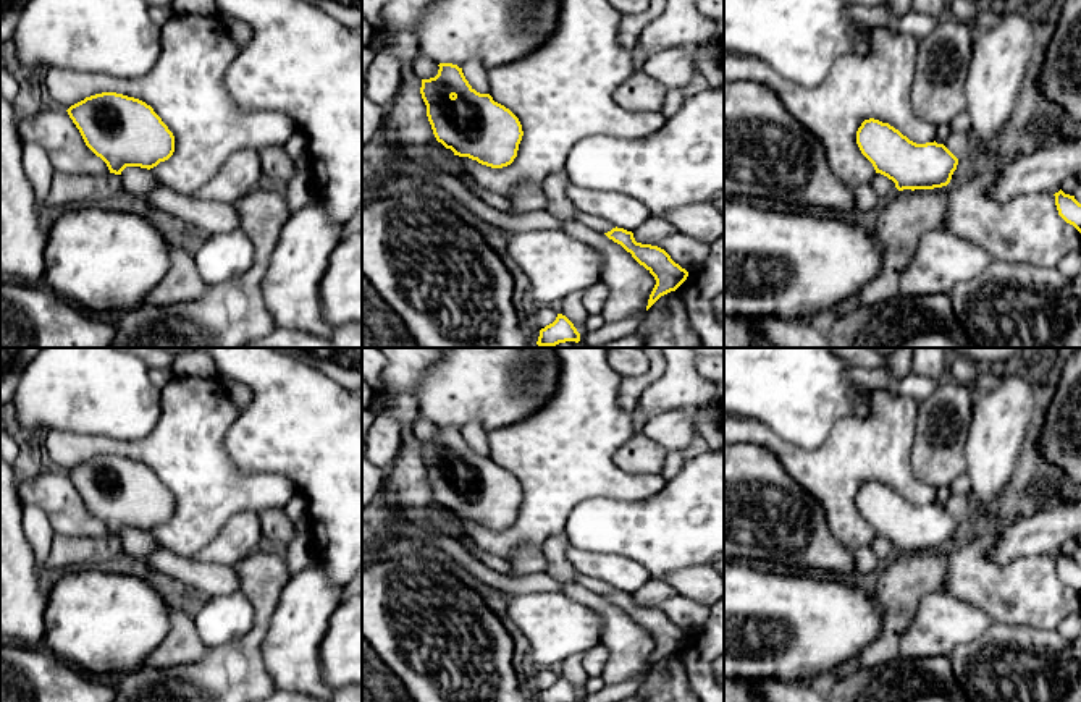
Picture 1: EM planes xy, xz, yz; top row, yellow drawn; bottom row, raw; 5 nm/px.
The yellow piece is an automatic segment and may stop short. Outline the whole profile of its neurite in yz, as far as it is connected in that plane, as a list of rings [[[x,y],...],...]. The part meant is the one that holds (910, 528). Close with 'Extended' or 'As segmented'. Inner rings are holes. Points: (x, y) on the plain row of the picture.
[[[874,480],[861,485],[856,506],[876,535],[892,542],[898,553],[947,548],[958,527],[958,521],[944,506],[916,506]]]. As segmented

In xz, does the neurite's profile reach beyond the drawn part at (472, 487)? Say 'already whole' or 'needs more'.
already whole

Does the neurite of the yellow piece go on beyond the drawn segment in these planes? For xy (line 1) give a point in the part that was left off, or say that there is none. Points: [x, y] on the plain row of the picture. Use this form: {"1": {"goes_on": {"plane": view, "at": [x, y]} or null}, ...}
{"1": {"goes_on": null}}

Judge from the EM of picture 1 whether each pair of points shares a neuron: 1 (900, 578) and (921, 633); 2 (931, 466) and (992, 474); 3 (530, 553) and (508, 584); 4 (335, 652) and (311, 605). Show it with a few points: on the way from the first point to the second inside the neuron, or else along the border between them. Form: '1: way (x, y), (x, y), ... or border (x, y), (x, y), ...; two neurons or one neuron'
1: border (942, 589), (920, 600), (899, 651); two neurons
2: border (968, 434), (965, 444), (967, 469), (963, 473); two neurons
3: border (545, 570), (522, 576), (508, 575); two neurons
4: border (341, 600), (323, 639), (322, 670), (325, 673); two neurons

